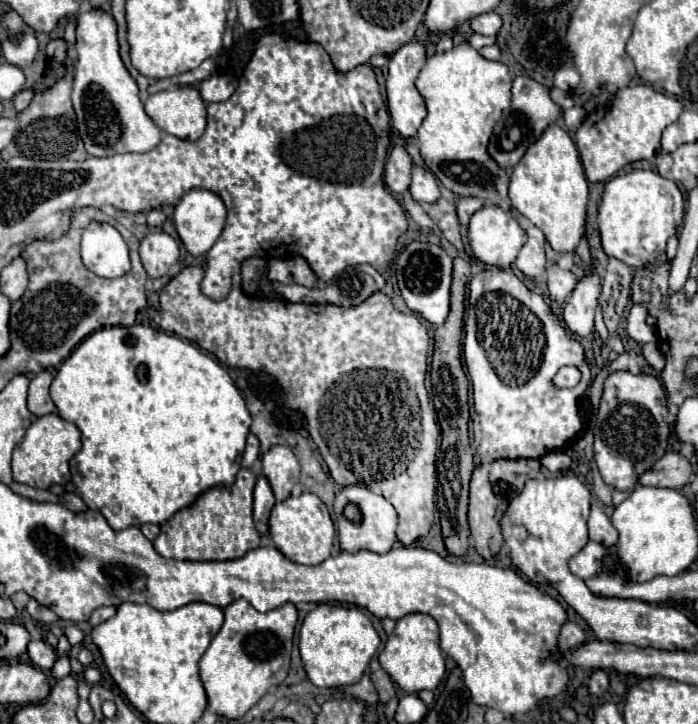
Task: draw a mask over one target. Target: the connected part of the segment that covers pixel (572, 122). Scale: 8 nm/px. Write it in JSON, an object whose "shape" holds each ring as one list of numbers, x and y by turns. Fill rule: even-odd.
{"shape":[[572,107,563,111,563,120,568,130,575,132,586,117,582,107]]}

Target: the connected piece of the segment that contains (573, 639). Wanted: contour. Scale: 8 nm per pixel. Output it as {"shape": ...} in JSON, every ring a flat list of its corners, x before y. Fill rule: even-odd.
{"shape":[[566,621,564,625,562,625,562,629,560,629,560,637,558,637,558,647,560,649,572,649,572,647,576,647,576,645,582,645,586,641,586,635,584,635,584,631,582,631,582,627,580,625,576,625,576,623,572,623,572,621]]}

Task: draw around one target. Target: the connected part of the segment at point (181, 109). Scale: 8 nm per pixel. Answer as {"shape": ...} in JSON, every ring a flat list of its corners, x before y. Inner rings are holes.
{"shape":[[196,87,154,93,144,107,156,125,174,137,194,141,206,129,206,103]]}

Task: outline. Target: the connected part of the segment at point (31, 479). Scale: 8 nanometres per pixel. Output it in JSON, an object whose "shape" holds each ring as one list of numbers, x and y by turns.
{"shape":[[50,413,38,417,26,431,24,439,16,445,12,453,12,473,14,481,34,485,34,487,50,487,50,485,66,485,70,481,70,459,80,451,80,429,62,417]]}

